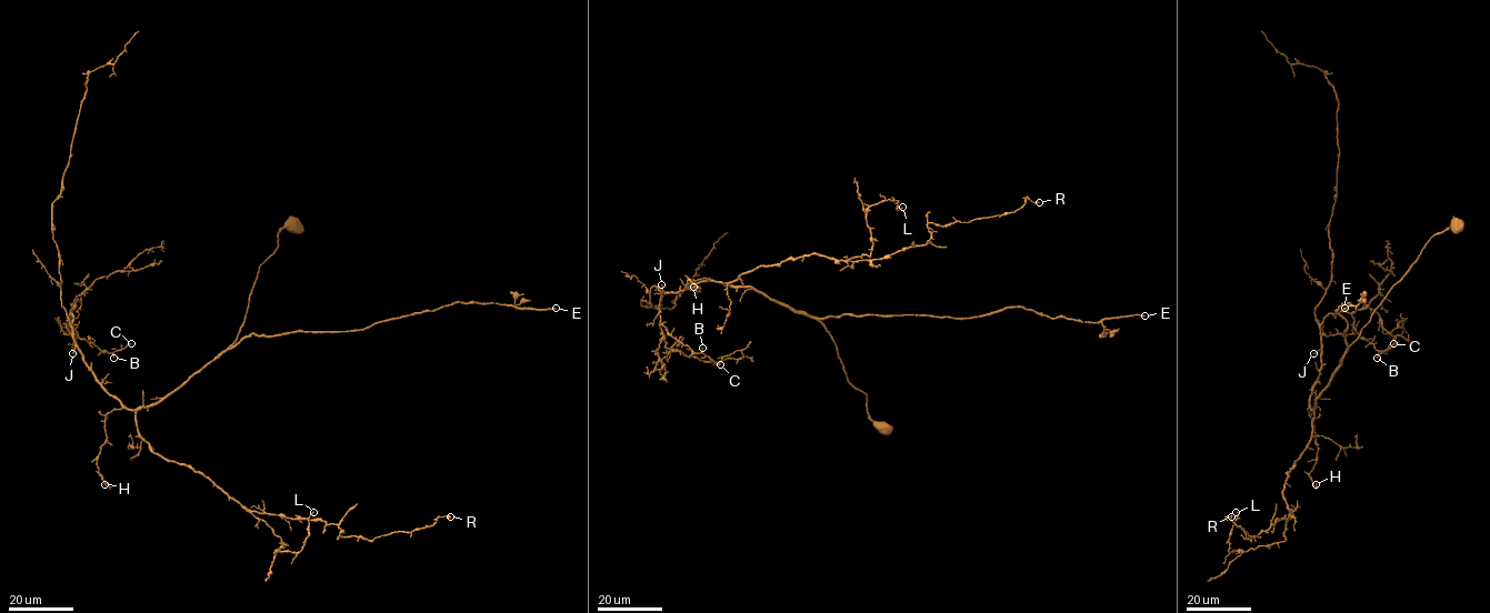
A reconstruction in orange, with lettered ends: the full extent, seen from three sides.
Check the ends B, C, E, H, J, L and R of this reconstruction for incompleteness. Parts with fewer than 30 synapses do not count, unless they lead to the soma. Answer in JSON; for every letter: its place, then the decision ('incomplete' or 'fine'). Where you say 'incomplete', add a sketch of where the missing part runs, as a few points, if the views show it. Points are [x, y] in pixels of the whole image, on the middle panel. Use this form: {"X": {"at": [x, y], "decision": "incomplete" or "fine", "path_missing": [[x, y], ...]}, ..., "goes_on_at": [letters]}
{"B": {"at": [702, 348], "decision": "fine"}, "C": {"at": [720, 364], "decision": "fine"}, "E": {"at": [1144, 315], "decision": "incomplete"}, "H": {"at": [693, 287], "decision": "fine"}, "J": {"at": [661, 284], "decision": "fine"}, "L": {"at": [902, 207], "decision": "fine"}, "R": {"at": [1039, 202], "decision": "fine"}, "goes_on_at": ["E"]}

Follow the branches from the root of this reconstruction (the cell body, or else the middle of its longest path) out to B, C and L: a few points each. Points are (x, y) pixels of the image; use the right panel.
B: (1457, 225), (1427, 243), (1310, 408), (1327, 317), (1348, 311), (1356, 332), (1382, 352), (1377, 358)
C: (1457, 225), (1427, 243), (1310, 408), (1327, 317), (1348, 311), (1356, 332), (1382, 353), (1393, 343)
L: (1457, 225), (1427, 243), (1317, 399), (1311, 438), (1282, 490), (1290, 516), (1284, 540), (1229, 552), (1236, 512)

